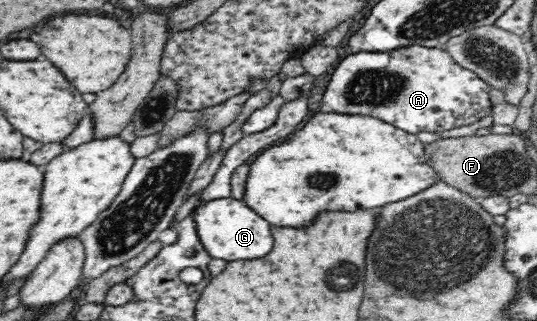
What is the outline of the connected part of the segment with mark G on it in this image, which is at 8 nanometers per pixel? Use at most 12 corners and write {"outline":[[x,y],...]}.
{"outline":[[233,197],[193,213],[211,258],[271,252],[271,224]]}

